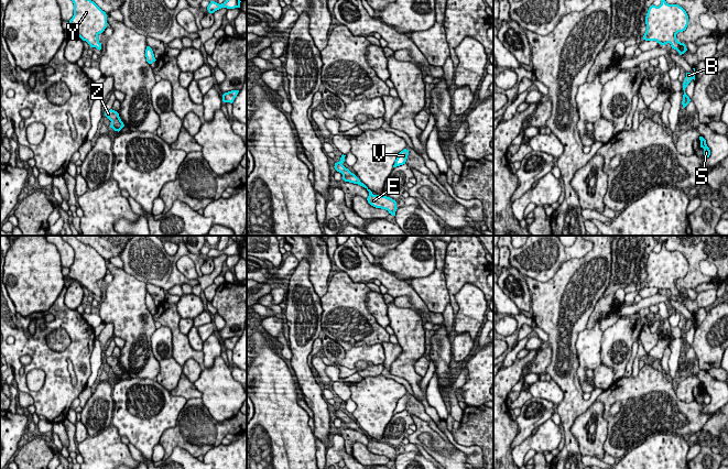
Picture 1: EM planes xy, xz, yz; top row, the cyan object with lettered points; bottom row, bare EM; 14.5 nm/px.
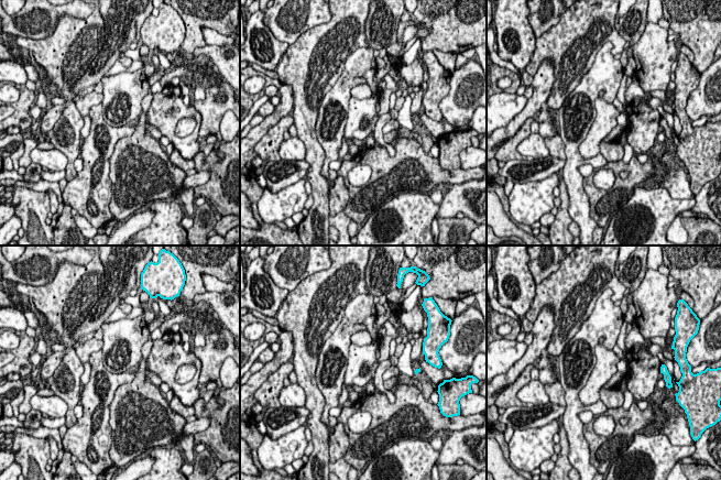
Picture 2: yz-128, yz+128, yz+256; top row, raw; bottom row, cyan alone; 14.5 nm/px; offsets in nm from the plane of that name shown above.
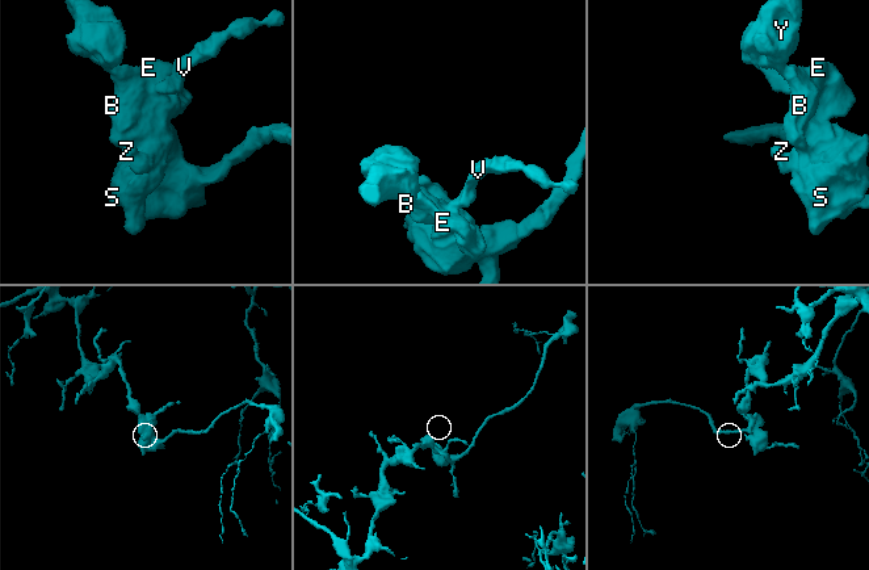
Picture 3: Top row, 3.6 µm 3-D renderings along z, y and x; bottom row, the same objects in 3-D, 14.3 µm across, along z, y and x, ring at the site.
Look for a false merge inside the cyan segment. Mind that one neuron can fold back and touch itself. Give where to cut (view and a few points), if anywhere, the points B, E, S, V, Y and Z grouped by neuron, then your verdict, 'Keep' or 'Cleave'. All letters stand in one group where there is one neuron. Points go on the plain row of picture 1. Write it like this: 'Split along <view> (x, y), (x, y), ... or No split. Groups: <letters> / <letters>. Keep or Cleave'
No split. Groups: B E S V Y Z. Keep

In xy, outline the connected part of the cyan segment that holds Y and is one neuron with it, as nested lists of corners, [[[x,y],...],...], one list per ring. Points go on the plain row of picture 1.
[[[61,236],[74,250],[74,262],[68,277],[86,287],[90,294],[101,296],[98,282],[107,274],[107,261],[94,248],[79,241],[75,236]]]

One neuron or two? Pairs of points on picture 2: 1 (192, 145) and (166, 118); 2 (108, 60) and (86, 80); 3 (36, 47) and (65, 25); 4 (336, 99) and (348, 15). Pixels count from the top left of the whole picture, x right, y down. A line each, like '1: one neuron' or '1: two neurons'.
1: one neuron
2: one neuron
3: one neuron
4: two neurons

